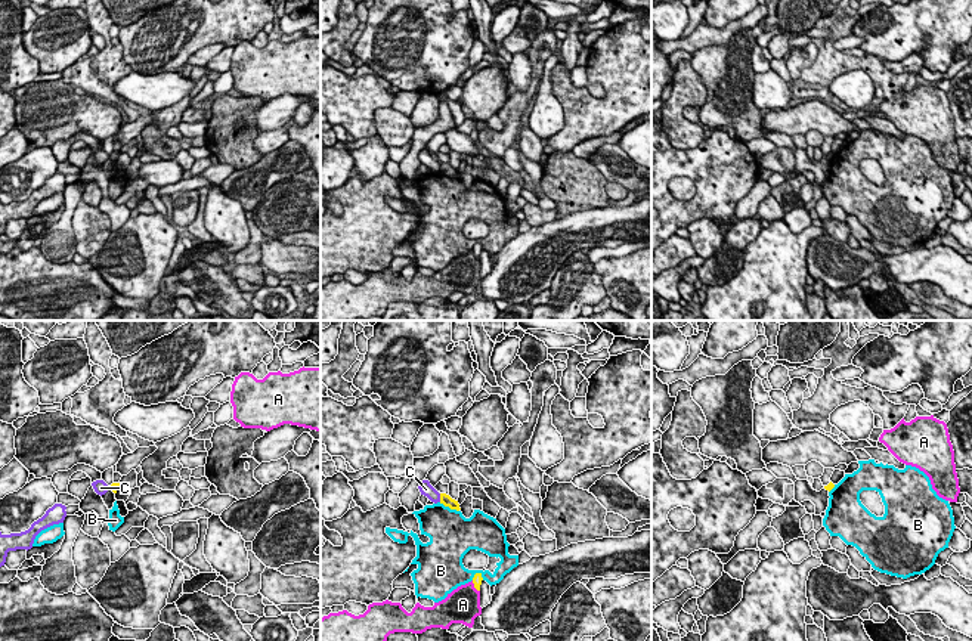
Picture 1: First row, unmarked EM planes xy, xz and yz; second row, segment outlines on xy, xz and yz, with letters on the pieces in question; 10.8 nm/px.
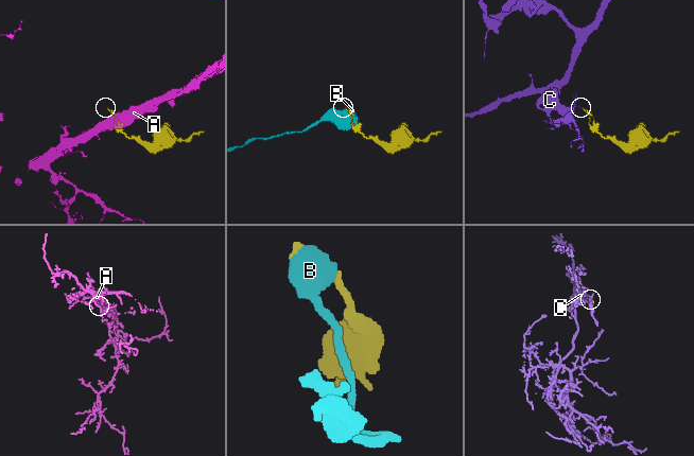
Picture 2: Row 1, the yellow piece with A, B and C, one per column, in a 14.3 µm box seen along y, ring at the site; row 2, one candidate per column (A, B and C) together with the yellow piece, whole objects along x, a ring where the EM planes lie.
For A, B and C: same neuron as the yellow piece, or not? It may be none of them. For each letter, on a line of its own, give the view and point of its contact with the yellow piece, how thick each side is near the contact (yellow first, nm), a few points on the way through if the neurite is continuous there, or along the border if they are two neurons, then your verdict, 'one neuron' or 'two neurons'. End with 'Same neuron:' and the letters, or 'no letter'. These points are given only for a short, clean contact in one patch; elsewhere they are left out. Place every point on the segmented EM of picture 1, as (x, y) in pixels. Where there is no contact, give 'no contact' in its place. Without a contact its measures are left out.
A: xz (474, 587) | 100/380 nm | two neurons
B: xz (449, 507) | 120/460 nm | two neurons
C: xz (440, 498) | 120/140 nm | along xz (439, 494), (440, 501) | two neurons
Same neuron: no letter

